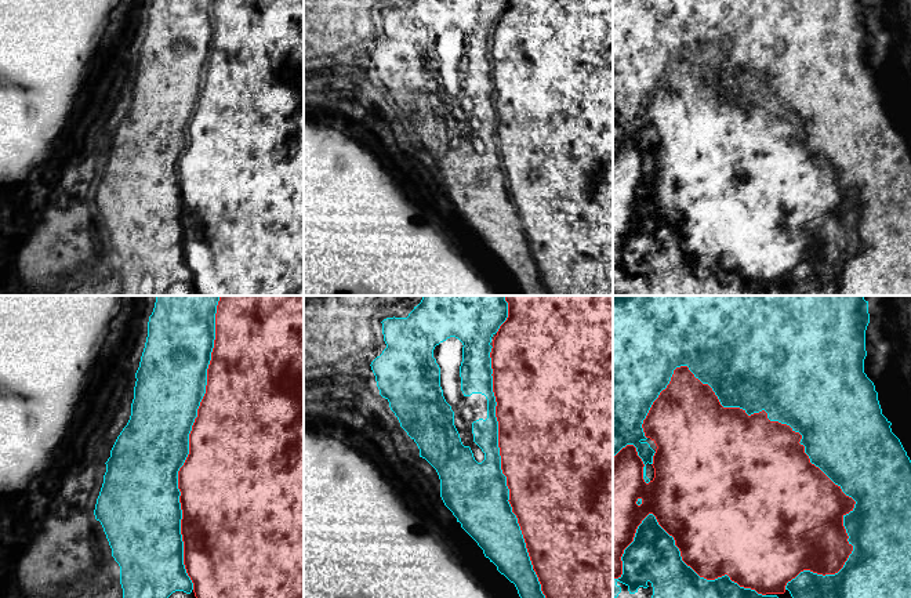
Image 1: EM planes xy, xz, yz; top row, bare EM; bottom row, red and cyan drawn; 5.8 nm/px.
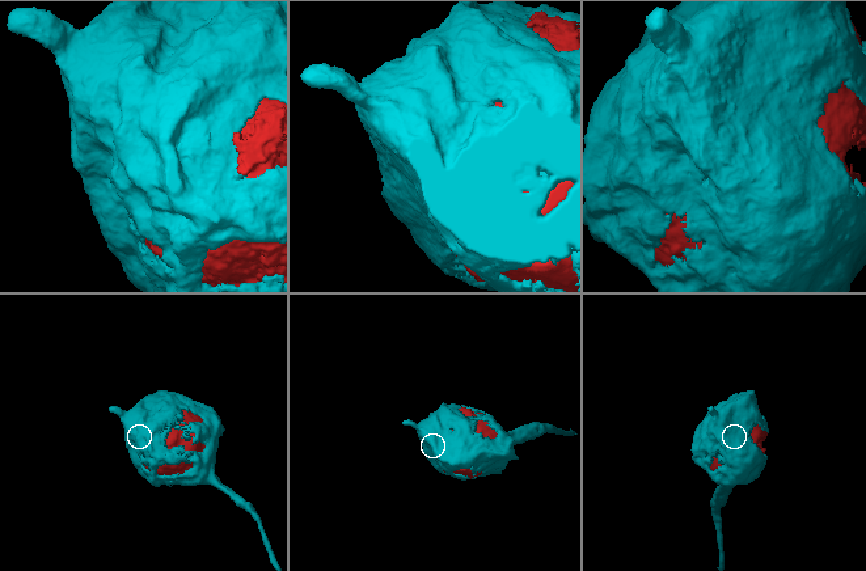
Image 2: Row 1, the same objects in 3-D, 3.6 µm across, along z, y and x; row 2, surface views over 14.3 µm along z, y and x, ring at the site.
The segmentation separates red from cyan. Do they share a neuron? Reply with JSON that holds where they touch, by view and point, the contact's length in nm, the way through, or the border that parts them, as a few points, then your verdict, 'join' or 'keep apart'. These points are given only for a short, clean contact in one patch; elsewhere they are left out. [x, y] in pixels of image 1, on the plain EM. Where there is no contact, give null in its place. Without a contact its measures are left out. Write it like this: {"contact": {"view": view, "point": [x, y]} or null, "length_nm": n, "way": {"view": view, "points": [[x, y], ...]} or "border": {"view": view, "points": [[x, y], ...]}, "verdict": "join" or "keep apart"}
{"contact": {"view": "yz", "point": [773, 112]}, "length_nm": 1500, "verdict": "join"}

